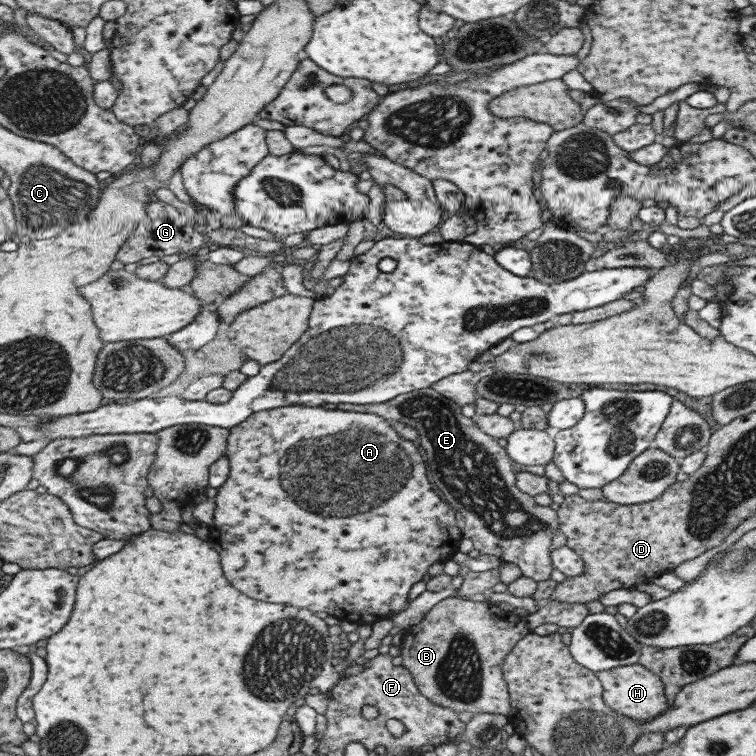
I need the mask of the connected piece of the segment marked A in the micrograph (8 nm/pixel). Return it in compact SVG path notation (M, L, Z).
M302 405L262 410L250 415L244 422L230 429L224 456L229 459L230 470L228 479L220 488L217 488L218 492L213 498L215 513L213 523L208 526L208 540L214 542L212 546L214 546L214 550L218 550L220 558L222 558L222 570L224 570L224 576L228 578L228 582L250 598L274 602L274 604L289 604L311 610L314 613L327 612L341 622L373 625L385 618L392 619L392 616L394 617L394 614L391 614L392 611L405 610L409 605L407 600L414 584L423 580L424 575L429 572L429 568L433 564L449 562L458 551L462 536L456 527L456 517L454 516L456 511L448 503L442 501L438 493L433 490L427 472L427 462L422 459L416 446L411 441L403 439L392 428L389 421L377 414L344 412L342 407L330 410L324 409L324 407Z

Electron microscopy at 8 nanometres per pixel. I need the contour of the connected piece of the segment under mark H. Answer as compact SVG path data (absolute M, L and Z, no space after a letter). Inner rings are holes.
M630 662L628 666L601 670L595 675L600 679L603 686L604 702L616 713L620 713L628 719L645 723L669 707L661 678L639 662Z

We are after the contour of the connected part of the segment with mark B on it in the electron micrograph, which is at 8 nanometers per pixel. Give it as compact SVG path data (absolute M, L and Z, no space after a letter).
M457 597L440 600L424 616L423 620L404 630L400 642L402 665L412 675L418 691L434 704L459 712L498 713L507 715L511 710L510 694L501 666L504 657L513 646L528 632L526 618L516 616L512 611L504 611L500 607L486 601L474 601Z

